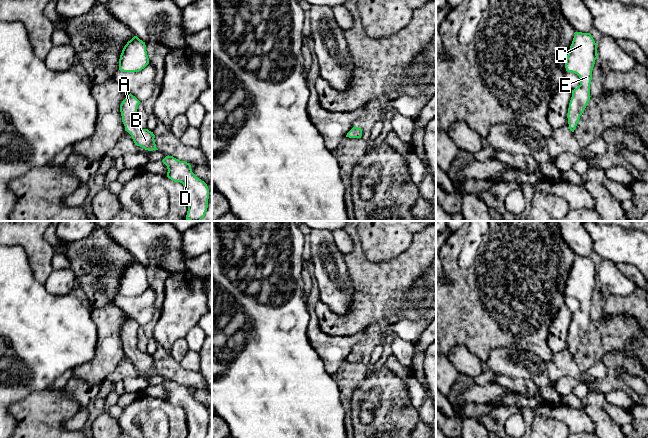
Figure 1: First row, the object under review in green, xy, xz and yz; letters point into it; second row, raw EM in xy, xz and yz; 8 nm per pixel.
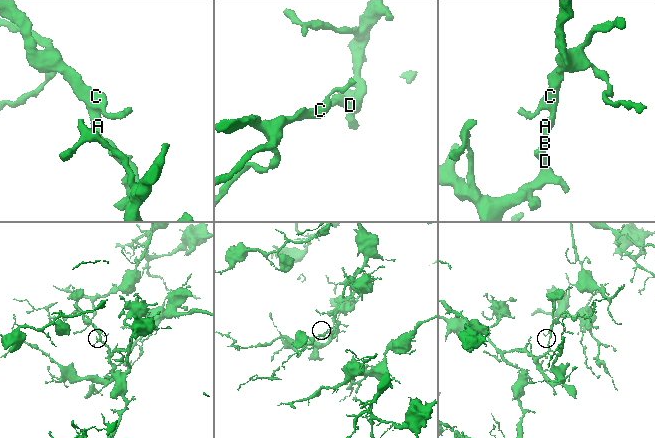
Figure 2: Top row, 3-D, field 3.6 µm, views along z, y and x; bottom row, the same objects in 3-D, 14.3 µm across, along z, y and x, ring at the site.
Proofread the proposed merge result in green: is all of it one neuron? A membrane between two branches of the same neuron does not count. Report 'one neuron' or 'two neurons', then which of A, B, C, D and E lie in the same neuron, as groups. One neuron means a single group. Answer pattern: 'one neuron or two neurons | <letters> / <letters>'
one neuron | A B C D E

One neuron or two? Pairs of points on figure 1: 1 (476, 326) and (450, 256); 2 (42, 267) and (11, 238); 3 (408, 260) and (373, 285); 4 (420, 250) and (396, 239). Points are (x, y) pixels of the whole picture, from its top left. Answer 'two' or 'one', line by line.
1: one
2: one
3: one
4: two

